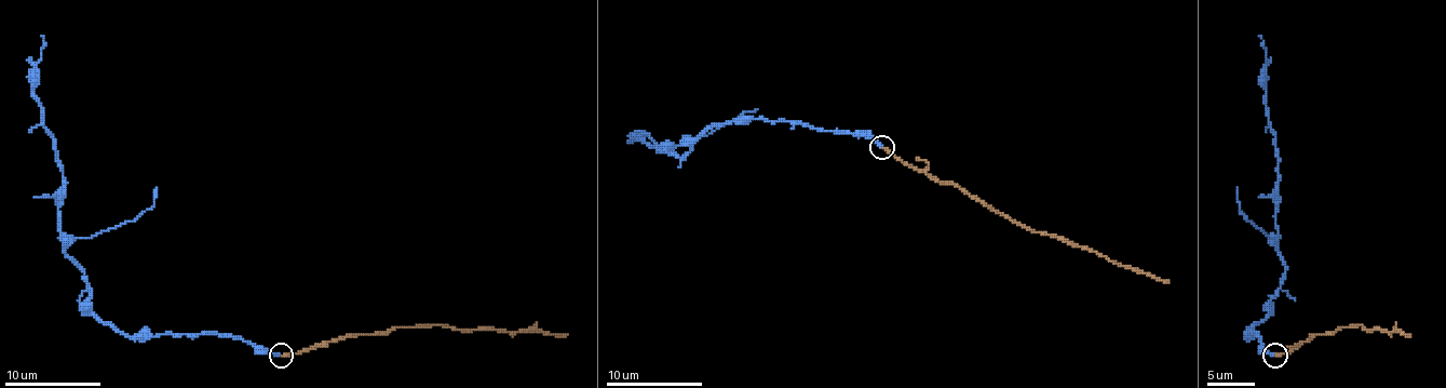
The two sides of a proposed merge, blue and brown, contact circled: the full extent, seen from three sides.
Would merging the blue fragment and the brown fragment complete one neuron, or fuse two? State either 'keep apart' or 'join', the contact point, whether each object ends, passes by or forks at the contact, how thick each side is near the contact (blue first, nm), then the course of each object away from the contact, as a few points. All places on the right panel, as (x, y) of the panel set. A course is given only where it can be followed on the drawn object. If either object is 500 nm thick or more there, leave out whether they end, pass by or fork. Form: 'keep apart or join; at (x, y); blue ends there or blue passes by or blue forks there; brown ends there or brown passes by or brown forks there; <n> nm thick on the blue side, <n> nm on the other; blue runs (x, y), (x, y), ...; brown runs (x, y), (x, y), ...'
join; at (1274, 356); blue ends there; brown ends there; 180 nm thick on the blue side, 180 nm on the other; blue runs (1275, 356), (1256, 334), (1246, 336), (1285, 269), (1258, 36); brown runs (1275, 356), (1287, 353), (1311, 334), (1330, 334), (1338, 326), (1354, 324), (1364, 330), (1410, 334)

